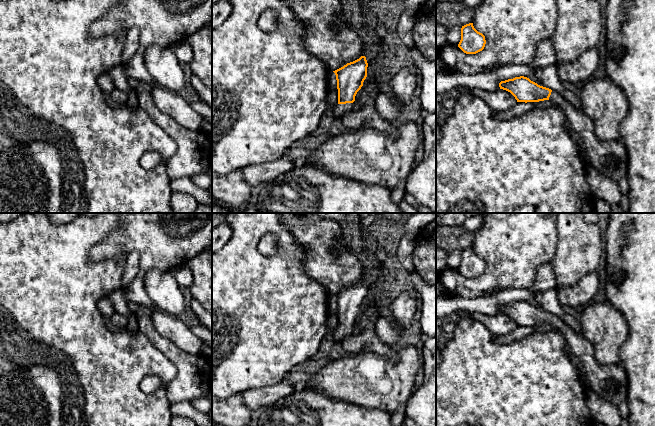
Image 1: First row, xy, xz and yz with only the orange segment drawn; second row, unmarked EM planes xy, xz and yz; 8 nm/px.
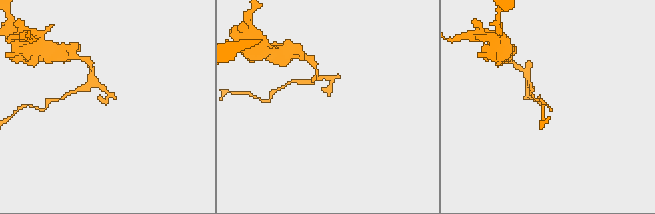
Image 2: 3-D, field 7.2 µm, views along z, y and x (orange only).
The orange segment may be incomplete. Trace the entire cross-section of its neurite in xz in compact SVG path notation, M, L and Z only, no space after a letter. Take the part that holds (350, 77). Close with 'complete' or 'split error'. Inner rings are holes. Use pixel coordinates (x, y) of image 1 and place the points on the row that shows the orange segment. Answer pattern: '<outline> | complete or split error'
M365 56L333 71L336 75L338 104L333 108L334 119L342 119L352 109L357 92L367 77L368 63Z | split error

